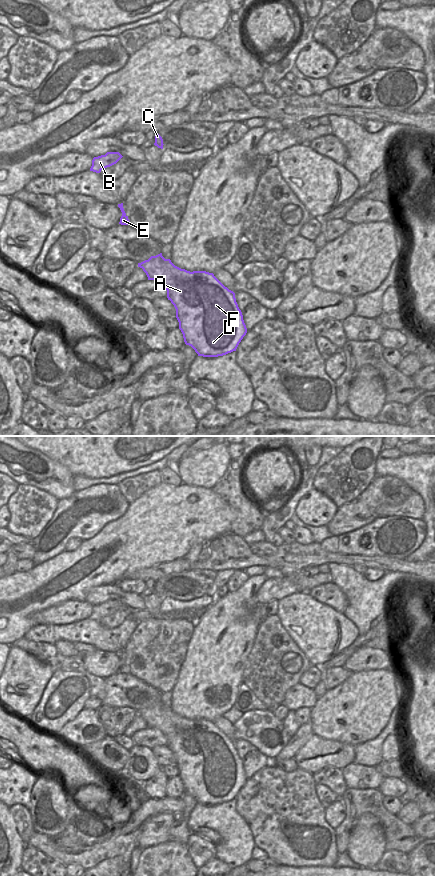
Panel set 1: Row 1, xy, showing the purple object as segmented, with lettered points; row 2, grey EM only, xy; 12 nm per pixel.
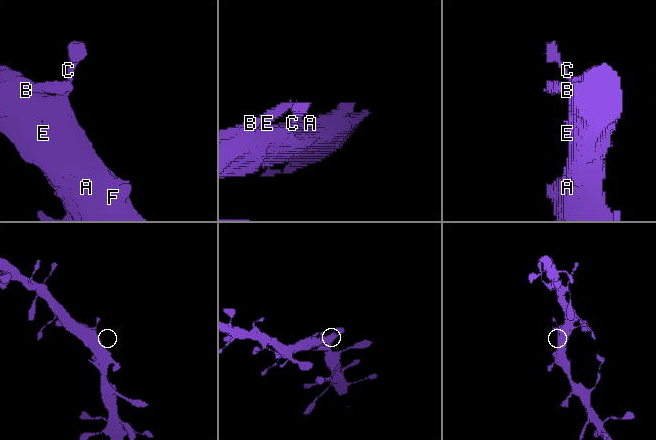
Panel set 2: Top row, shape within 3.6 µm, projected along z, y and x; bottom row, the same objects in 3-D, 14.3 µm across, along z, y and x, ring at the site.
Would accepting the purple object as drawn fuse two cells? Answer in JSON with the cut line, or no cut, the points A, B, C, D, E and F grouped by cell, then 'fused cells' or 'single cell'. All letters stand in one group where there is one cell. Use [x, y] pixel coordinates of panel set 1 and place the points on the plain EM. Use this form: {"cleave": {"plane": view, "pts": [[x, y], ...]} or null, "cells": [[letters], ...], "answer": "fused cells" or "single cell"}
{"cleave": null, "cells": [["A", "B", "C", "D", "E", "F"]], "answer": "single cell"}

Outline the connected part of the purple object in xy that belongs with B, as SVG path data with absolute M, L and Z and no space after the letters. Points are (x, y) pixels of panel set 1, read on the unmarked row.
M107 600L105 603L94 605L90 619L100 621L103 617L116 612L122 605L119 600Z

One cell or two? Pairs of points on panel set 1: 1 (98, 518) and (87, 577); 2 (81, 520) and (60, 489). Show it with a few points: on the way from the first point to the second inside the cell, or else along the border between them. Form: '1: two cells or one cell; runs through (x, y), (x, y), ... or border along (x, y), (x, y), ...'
1: two cells; border along (113, 520), (109, 521), (92, 537), (83, 540)
2: two cells; border along (76, 491), (59, 500)

